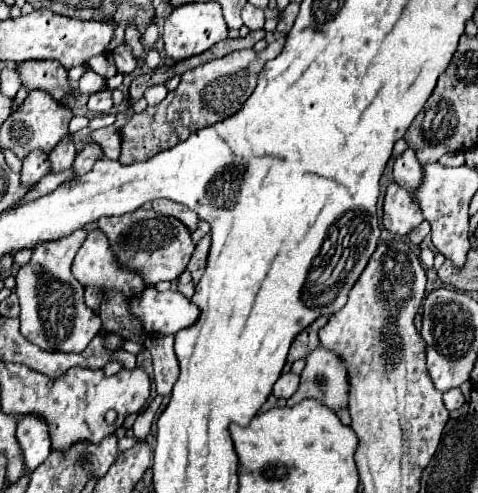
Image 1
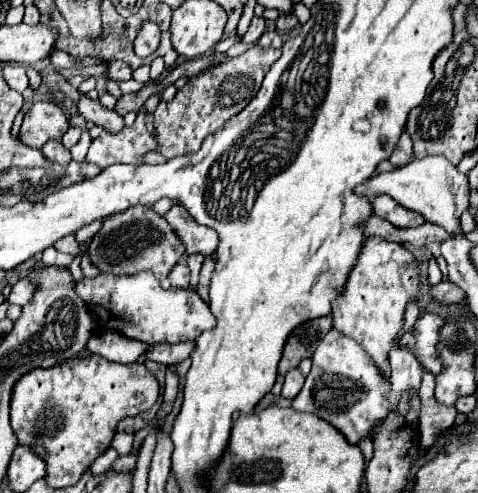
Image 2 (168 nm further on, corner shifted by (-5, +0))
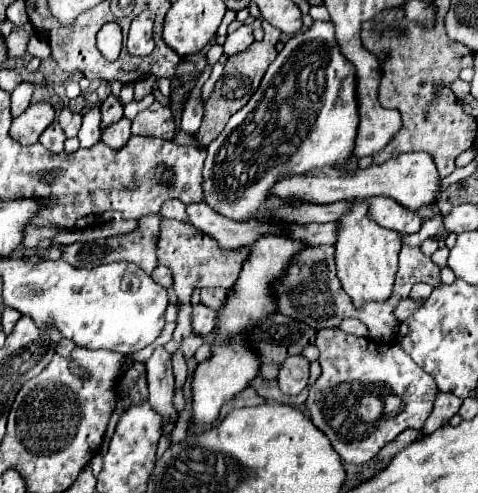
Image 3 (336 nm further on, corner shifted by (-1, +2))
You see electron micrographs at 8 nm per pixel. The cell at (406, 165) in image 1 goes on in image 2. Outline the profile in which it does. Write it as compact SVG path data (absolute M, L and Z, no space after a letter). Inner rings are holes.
M403 131L403 135L399 137L399 143L395 145L393 153L389 155L389 161L393 165L407 165L411 161L411 155L413 155L413 143L411 143L411 137Z

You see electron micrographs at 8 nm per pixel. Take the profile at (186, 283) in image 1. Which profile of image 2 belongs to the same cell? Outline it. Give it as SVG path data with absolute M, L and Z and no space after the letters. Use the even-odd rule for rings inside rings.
M179 259L179 265L175 265L169 273L171 287L175 289L187 289L189 287L189 267L185 259Z

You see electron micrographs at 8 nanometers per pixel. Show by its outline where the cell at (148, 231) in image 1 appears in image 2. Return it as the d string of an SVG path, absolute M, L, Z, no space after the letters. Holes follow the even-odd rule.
M131 207L119 215L109 215L103 221L101 231L87 245L87 255L101 273L133 275L149 269L159 281L163 281L179 257L185 255L185 249L177 233L171 231L171 225L151 207Z

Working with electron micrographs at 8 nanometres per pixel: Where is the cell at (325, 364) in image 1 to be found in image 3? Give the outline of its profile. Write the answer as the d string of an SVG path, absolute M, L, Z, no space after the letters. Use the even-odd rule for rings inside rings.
M321 329L317 333L315 345L319 349L317 361L321 365L321 375L309 387L305 405L311 421L329 437L333 449L341 455L345 463L363 465L371 457L375 457L385 443L393 441L403 429L423 427L425 419L433 409L433 401L439 389L433 377L425 373L395 341L381 343L381 341L371 341L367 337L343 333L341 329Z

